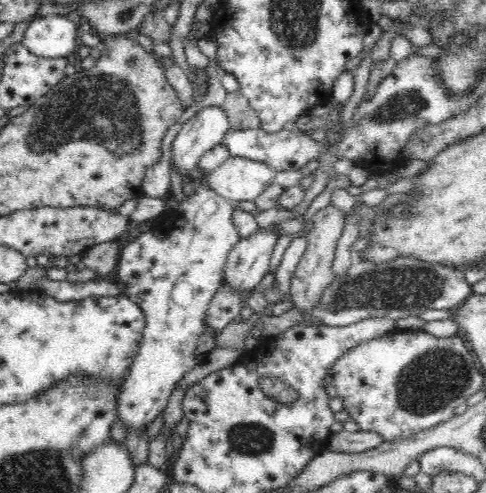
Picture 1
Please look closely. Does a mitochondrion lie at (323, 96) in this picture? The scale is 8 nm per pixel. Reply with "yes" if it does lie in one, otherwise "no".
no

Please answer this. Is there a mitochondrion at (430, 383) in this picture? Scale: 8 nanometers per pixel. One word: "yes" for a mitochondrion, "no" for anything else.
yes

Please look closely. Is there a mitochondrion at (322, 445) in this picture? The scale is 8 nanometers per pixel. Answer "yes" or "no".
no

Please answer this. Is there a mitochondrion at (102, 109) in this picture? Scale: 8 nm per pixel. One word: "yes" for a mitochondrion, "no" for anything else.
yes

